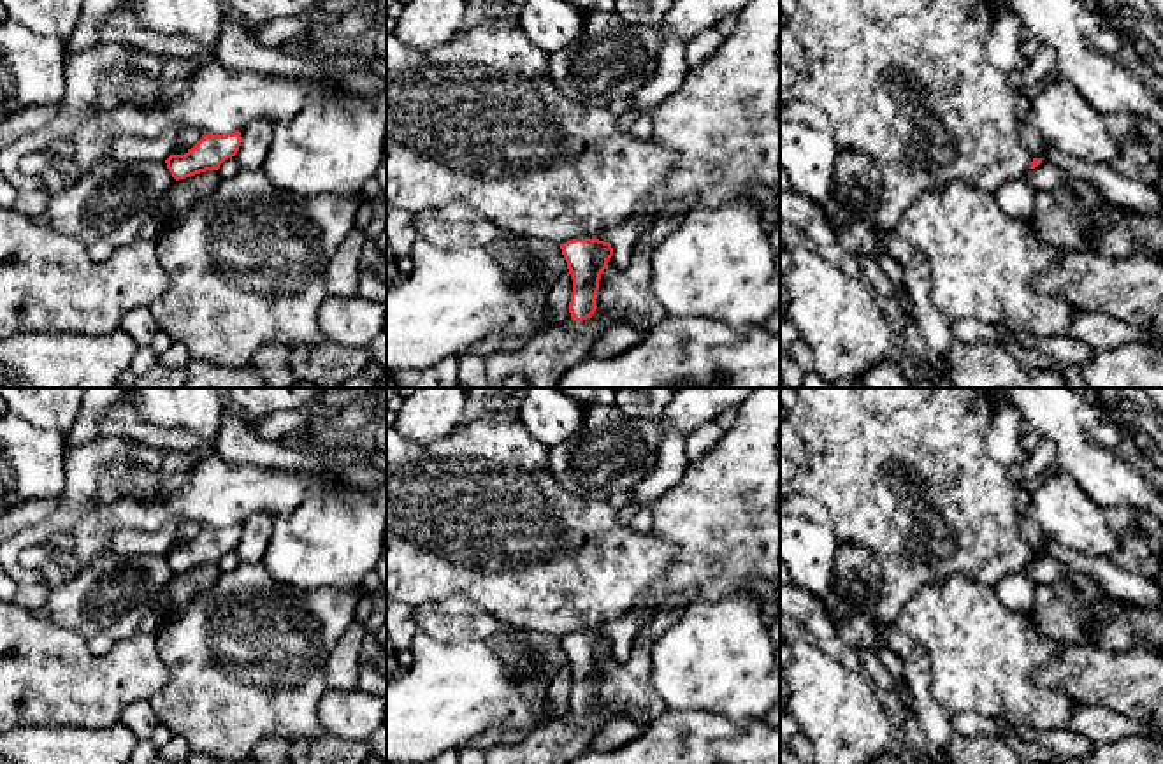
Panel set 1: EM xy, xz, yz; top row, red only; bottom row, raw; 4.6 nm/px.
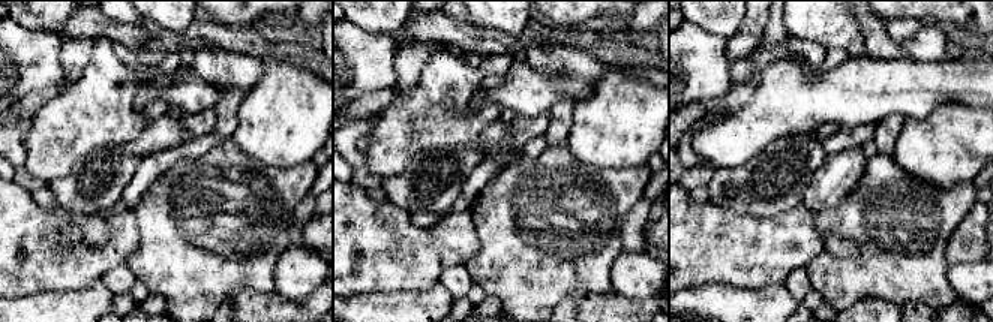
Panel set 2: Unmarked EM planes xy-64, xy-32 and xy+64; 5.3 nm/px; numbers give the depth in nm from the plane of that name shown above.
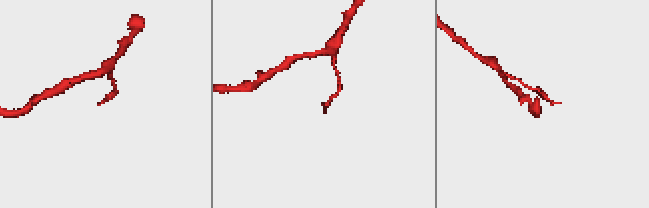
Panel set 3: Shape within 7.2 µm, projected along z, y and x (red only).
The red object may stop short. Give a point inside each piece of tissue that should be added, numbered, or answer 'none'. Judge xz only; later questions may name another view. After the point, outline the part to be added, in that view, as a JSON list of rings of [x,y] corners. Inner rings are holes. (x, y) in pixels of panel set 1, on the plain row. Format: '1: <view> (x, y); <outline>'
1: xz (559, 742); [[[601,711],[573,715],[534,727],[515,745],[495,746],[485,753],[487,764],[567,764],[592,750],[596,732],[610,720]]]

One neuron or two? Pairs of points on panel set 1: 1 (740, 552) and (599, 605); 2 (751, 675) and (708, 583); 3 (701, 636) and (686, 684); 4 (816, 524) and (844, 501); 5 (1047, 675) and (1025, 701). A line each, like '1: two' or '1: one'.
1: two
2: two
3: one
4: two
5: two

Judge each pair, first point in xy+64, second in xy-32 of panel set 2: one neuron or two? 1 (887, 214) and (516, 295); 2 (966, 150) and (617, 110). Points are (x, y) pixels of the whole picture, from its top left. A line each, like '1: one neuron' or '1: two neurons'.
1: one neuron
2: one neuron

